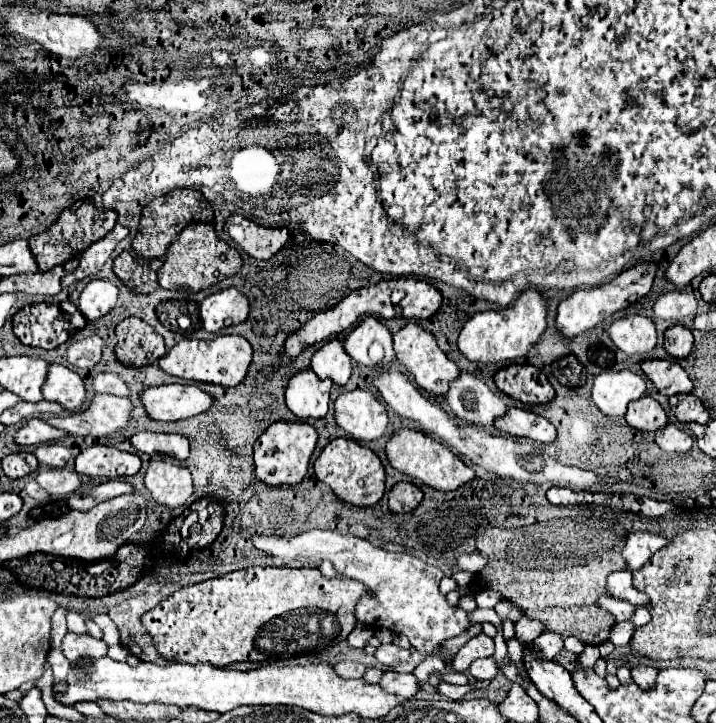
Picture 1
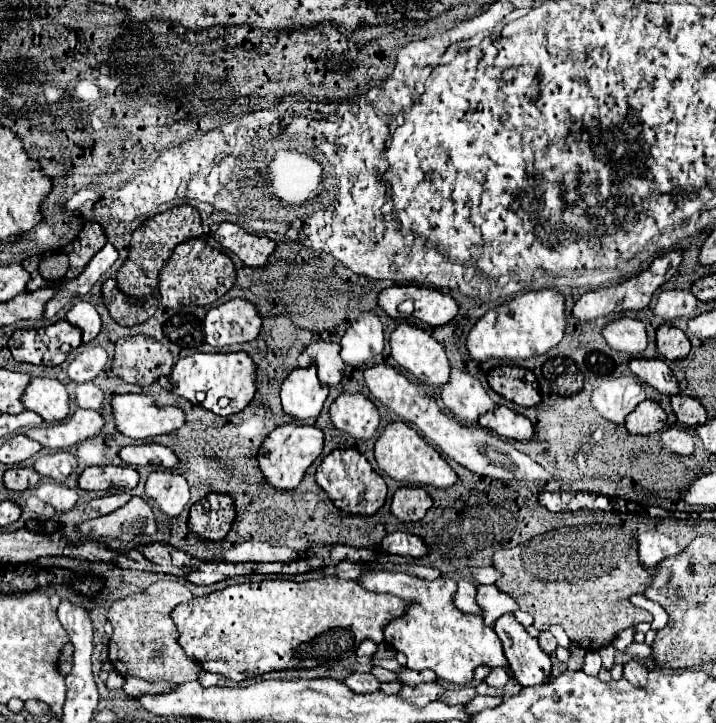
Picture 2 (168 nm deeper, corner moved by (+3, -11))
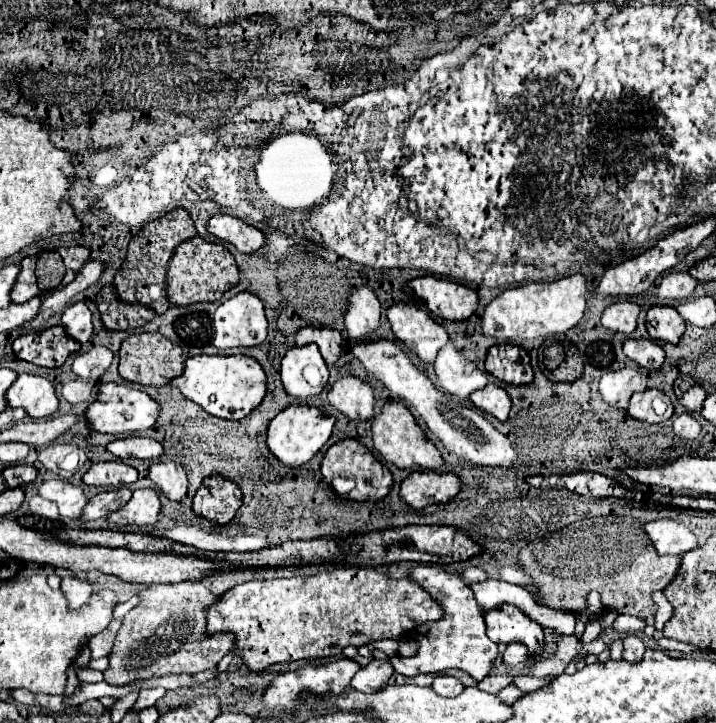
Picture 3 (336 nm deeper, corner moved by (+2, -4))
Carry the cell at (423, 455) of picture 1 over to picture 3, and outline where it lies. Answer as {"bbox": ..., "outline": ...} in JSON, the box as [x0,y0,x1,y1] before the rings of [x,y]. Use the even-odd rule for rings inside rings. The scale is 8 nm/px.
{"bbox":[372,403,444,471],"outline":[[[386,403],[382,407],[382,413],[376,415],[374,423],[372,423],[372,439],[374,439],[376,451],[388,463],[392,463],[400,469],[412,467],[412,469],[422,469],[422,471],[434,471],[444,465],[444,459],[442,459],[440,451],[436,449],[436,445],[426,437],[426,433],[420,429],[420,425],[412,417],[412,413],[402,403]]]}

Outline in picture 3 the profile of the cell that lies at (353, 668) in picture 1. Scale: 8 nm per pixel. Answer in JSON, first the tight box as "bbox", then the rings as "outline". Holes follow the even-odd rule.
{"bbox":[350,659,394,693],"outline":[[[372,659],[366,667],[362,667],[350,681],[350,685],[362,693],[374,693],[388,685],[390,675],[394,673],[394,667],[388,661]]]}

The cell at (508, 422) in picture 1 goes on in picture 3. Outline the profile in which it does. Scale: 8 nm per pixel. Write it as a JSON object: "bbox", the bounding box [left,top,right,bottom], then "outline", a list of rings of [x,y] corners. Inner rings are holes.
{"bbox":[470,383,512,421],"outline":[[[488,383],[486,389],[480,389],[478,393],[472,393],[470,401],[480,411],[486,411],[486,413],[494,415],[498,421],[506,421],[508,413],[510,413],[510,407],[512,407],[508,393],[494,383]]]}

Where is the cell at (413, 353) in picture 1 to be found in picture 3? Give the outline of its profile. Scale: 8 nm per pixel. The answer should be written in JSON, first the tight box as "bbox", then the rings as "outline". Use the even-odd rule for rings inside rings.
{"bbox":[386,303,448,363],"outline":[[[398,303],[398,305],[392,305],[386,313],[388,321],[390,321],[390,327],[394,331],[394,337],[398,341],[402,341],[406,345],[406,349],[410,349],[414,355],[418,355],[418,359],[422,363],[434,363],[438,351],[448,343],[448,333],[442,325],[436,325],[436,321],[422,309],[416,309],[412,305],[404,305],[404,303]]]}

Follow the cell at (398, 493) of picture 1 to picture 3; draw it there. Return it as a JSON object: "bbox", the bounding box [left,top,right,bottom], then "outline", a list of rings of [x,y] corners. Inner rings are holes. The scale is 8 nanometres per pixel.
{"bbox":[400,471,460,509],"outline":[[[414,471],[400,485],[400,497],[412,509],[434,503],[446,503],[460,491],[460,481],[452,473],[438,475],[434,471]]]}

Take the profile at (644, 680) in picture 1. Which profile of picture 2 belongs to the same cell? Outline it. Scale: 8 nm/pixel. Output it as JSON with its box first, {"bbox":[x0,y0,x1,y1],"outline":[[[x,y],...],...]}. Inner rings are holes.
{"bbox":[623,658,649,686],"outline":[[[633,658],[633,660],[623,664],[623,676],[635,686],[645,686],[647,684],[647,674],[649,674],[649,670],[647,670],[645,662],[641,662],[641,660]]]}

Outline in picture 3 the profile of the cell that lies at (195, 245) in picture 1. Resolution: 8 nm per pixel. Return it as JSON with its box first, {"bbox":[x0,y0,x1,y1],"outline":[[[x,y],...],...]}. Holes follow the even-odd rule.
{"bbox":[168,237,238,305],"outline":[[[202,237],[182,241],[168,263],[168,301],[172,305],[190,305],[196,301],[218,301],[224,291],[238,283],[238,267],[230,251]]]}

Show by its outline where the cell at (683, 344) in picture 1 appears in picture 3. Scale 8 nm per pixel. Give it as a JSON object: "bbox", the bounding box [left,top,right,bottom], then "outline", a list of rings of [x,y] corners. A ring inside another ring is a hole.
{"bbox":[646,307,686,345],"outline":[[[652,307],[646,317],[646,327],[654,341],[672,345],[676,345],[686,331],[686,323],[674,307]]]}

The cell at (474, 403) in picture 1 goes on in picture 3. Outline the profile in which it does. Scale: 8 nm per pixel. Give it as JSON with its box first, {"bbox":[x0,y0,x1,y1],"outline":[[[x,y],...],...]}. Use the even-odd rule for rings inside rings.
{"bbox":[434,343,488,401],"outline":[[[452,343],[440,349],[434,361],[434,371],[440,387],[460,401],[468,401],[474,391],[484,389],[488,383],[488,375],[478,371],[478,367],[458,353]]]}

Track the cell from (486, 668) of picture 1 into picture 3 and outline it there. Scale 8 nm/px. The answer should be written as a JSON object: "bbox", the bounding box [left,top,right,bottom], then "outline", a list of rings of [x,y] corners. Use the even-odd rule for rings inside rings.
{"bbox":[504,645,526,667],"outline":[[[508,645],[504,651],[504,665],[508,667],[516,667],[520,663],[526,661],[526,647],[524,645]]]}

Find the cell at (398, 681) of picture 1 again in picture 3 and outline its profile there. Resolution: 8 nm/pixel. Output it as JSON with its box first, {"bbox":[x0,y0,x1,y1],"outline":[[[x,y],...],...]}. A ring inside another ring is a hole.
{"bbox":[432,675,464,697],"outline":[[[436,675],[434,681],[432,681],[432,689],[442,695],[442,697],[456,697],[462,693],[464,685],[454,679],[454,677],[448,677],[448,675]]]}

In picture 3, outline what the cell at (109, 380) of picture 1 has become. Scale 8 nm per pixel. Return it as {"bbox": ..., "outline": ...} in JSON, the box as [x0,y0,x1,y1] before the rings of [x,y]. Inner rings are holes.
{"bbox":[62,379,92,403],"outline":[[[74,379],[74,381],[66,381],[62,387],[62,395],[68,403],[82,403],[82,401],[90,401],[92,395],[92,385],[88,381],[82,379]]]}

